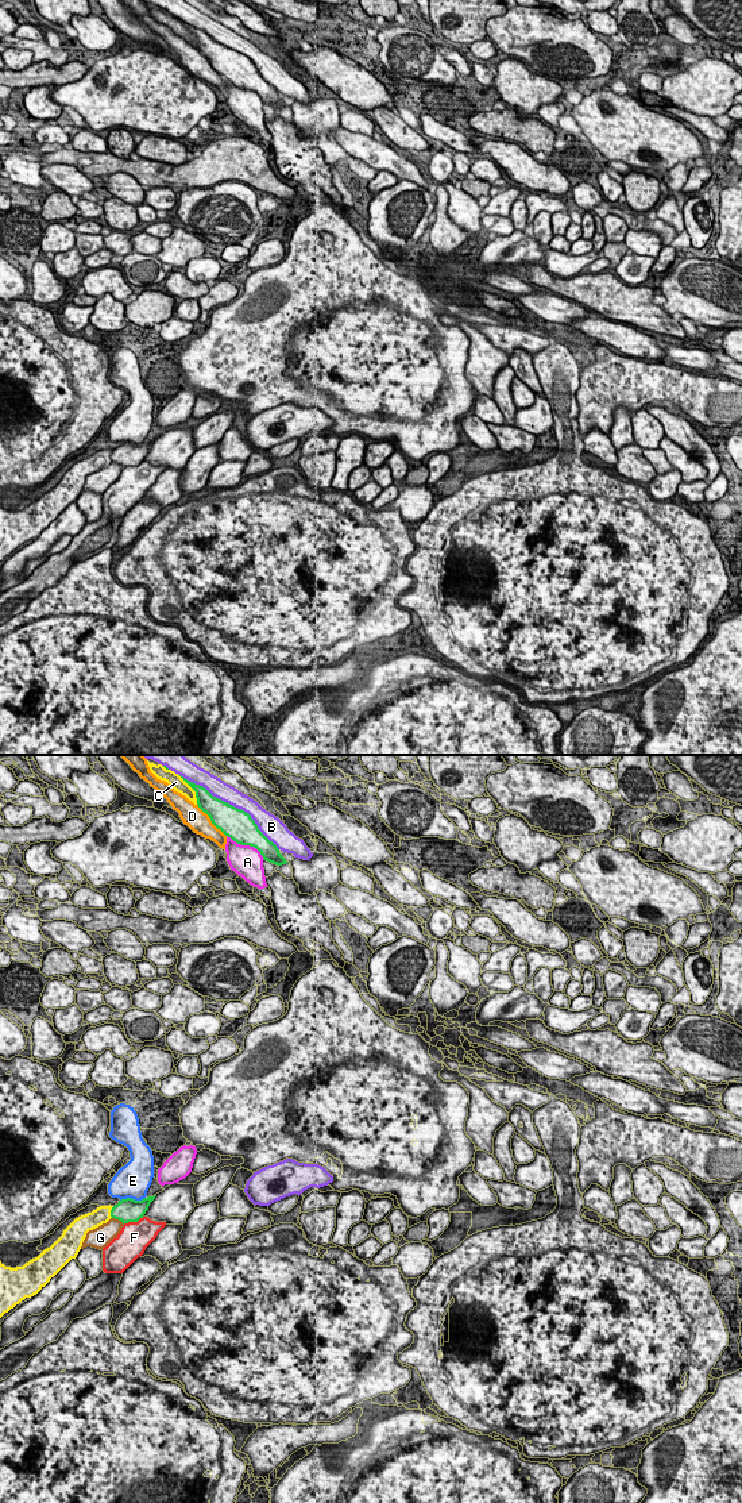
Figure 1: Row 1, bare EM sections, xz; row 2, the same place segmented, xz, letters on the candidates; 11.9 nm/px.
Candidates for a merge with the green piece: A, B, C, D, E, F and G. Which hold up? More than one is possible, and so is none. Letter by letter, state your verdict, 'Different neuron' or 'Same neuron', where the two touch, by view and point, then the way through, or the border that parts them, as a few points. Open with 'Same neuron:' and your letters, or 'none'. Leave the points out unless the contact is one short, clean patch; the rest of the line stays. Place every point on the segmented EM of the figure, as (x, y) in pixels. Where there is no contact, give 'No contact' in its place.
Same neuron: none
A: Different neuron. Touches green at xz (247, 844)
B: Different neuron. Touches green at xz (231, 805)
C: Different neuron. Touches green at xz (193, 789)
D: Different neuron. Touches green at xz (211, 820)
E: Different neuron. Touches green at xz (132, 1199)
F: Different neuron. Touches green at xz (132, 1221)
G: Different neuron. Touches green at xz (118, 1218)

